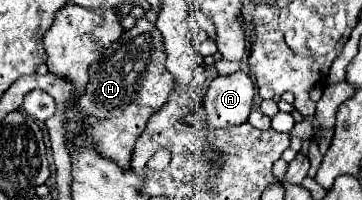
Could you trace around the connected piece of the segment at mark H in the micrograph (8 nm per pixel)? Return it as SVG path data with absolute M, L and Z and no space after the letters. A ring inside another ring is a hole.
M139 18L131 30L125 30L111 48L89 68L89 82L83 94L77 98L77 110L87 118L87 130L79 136L83 148L89 146L89 138L95 142L95 150L113 160L119 168L131 170L131 152L135 140L141 136L151 114L161 110L169 102L169 94L177 88L175 76L165 68L165 48L161 32L149 30L149 20Z

